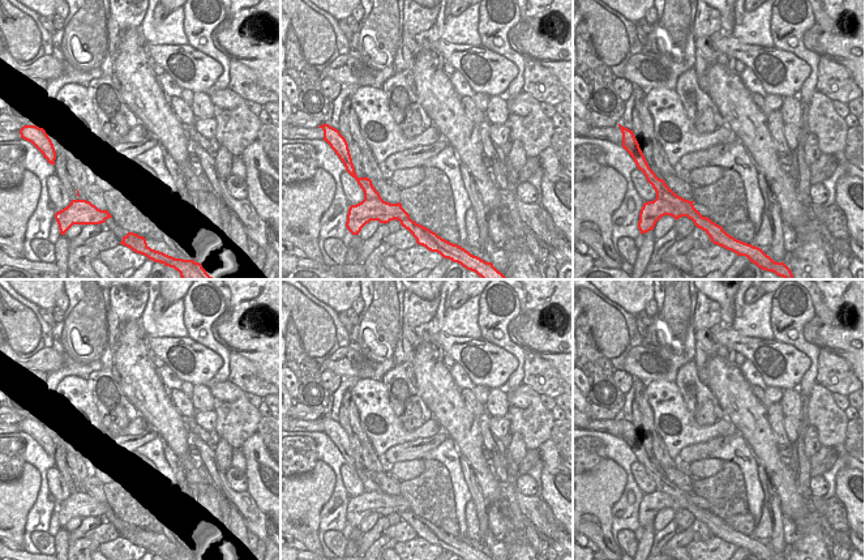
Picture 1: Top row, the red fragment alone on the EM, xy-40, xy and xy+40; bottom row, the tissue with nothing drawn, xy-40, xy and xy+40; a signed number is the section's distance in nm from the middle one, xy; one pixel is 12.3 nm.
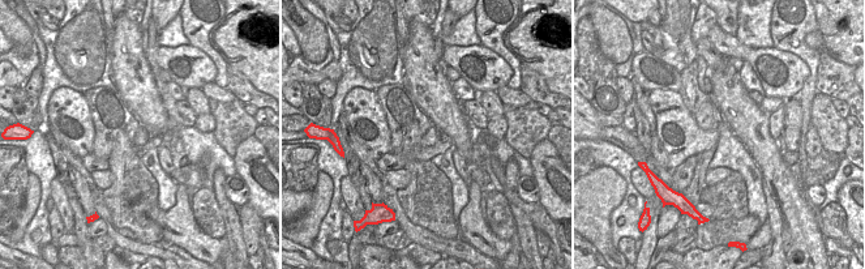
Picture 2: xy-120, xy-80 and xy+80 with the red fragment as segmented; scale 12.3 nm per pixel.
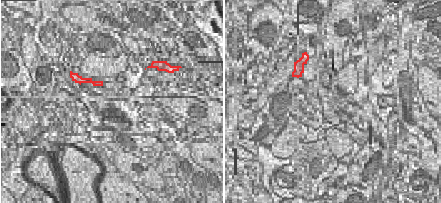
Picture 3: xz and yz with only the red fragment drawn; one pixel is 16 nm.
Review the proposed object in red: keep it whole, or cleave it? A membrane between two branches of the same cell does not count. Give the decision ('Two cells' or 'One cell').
Two cells

